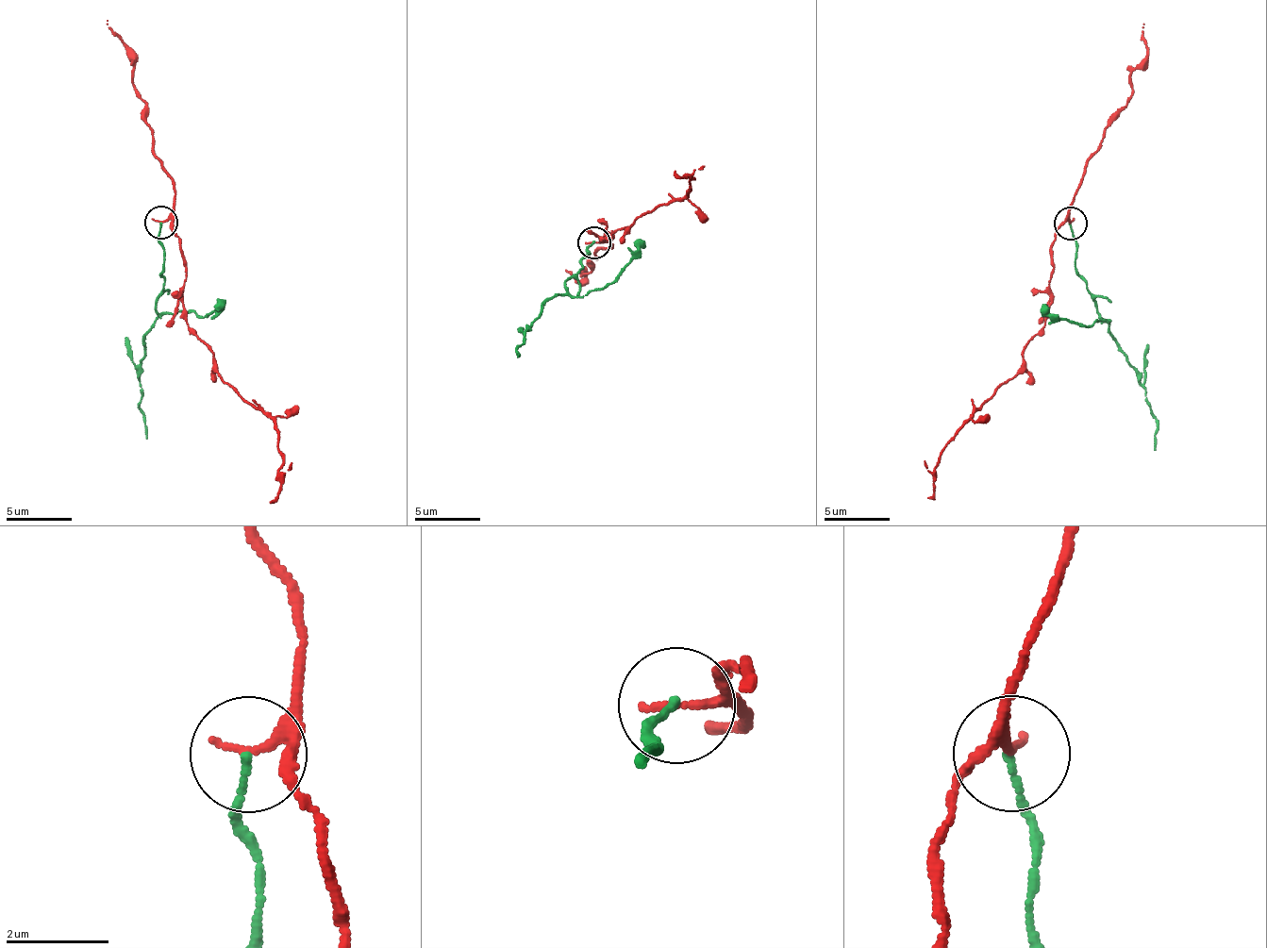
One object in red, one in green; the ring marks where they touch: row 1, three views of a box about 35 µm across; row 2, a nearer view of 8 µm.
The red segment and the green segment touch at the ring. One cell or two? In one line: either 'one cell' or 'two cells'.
two cells

